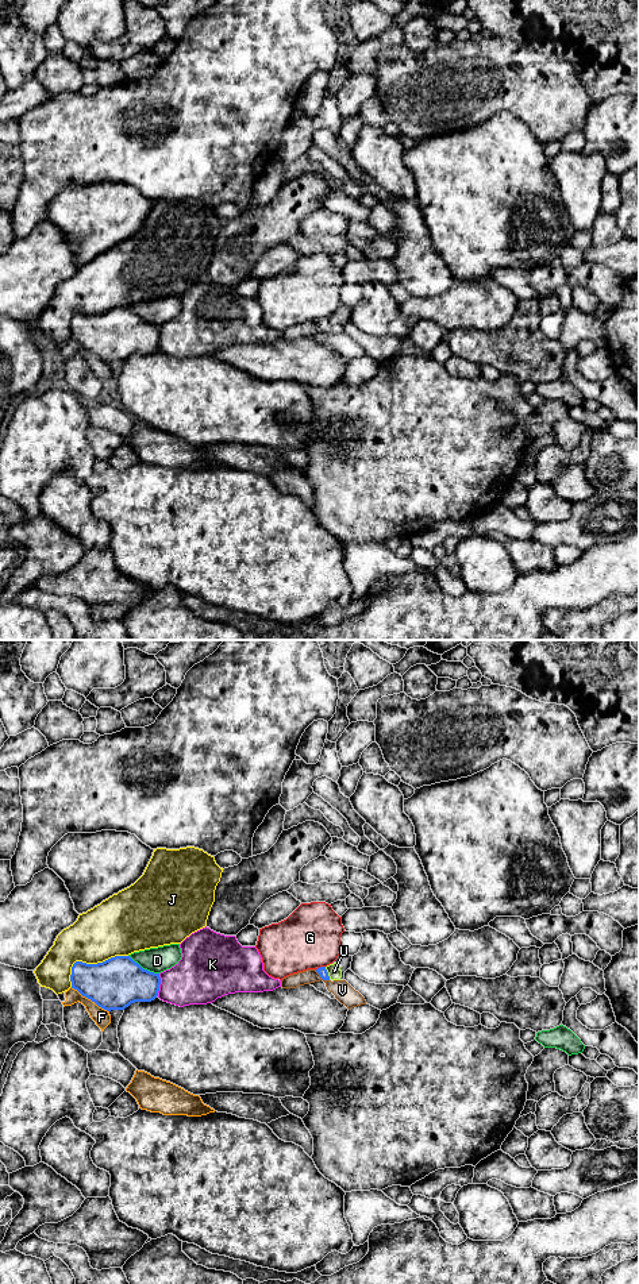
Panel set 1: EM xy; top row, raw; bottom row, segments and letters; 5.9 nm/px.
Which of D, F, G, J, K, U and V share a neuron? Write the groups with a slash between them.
D / F / G / J / K / U / V

